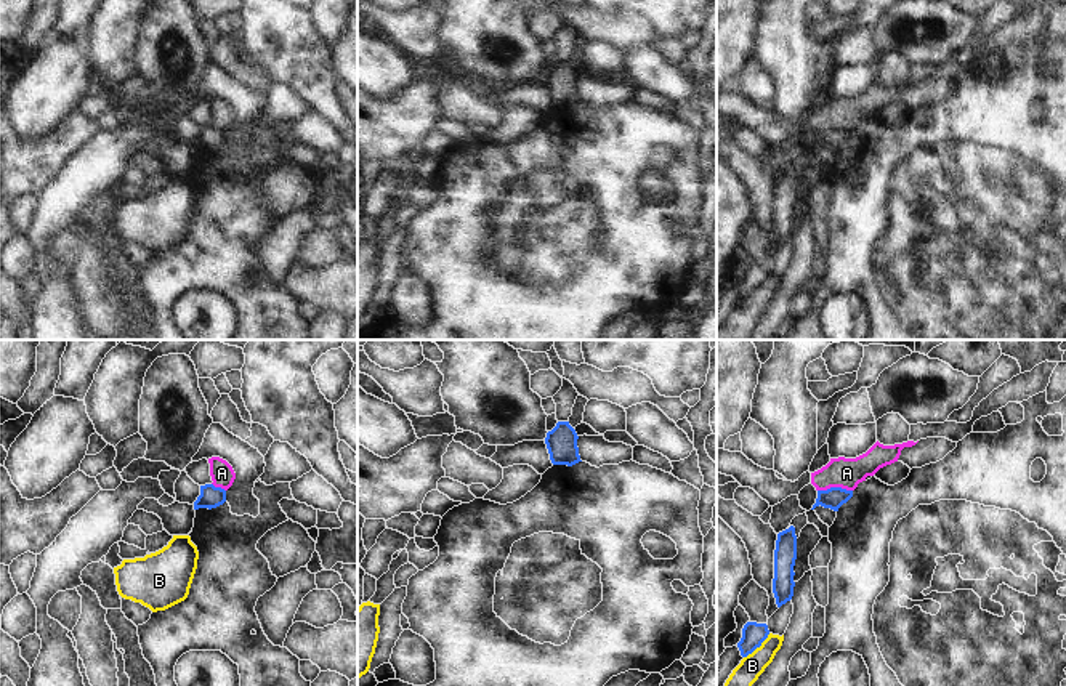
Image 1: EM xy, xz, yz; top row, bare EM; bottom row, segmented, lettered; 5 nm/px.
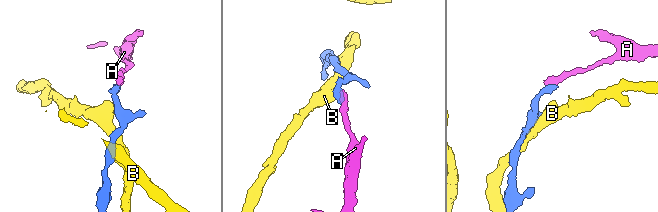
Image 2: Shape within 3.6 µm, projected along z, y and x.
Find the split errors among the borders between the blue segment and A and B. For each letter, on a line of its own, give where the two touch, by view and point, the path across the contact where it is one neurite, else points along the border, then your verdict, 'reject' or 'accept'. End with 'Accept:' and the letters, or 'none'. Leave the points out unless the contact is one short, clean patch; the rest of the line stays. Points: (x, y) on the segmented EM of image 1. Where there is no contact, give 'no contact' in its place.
A: meets blue in yz at (834, 488); border along yz (851, 489), (827, 488), (818, 491); reject
B: meets blue in yz at (757, 646); reject
Accept: none

